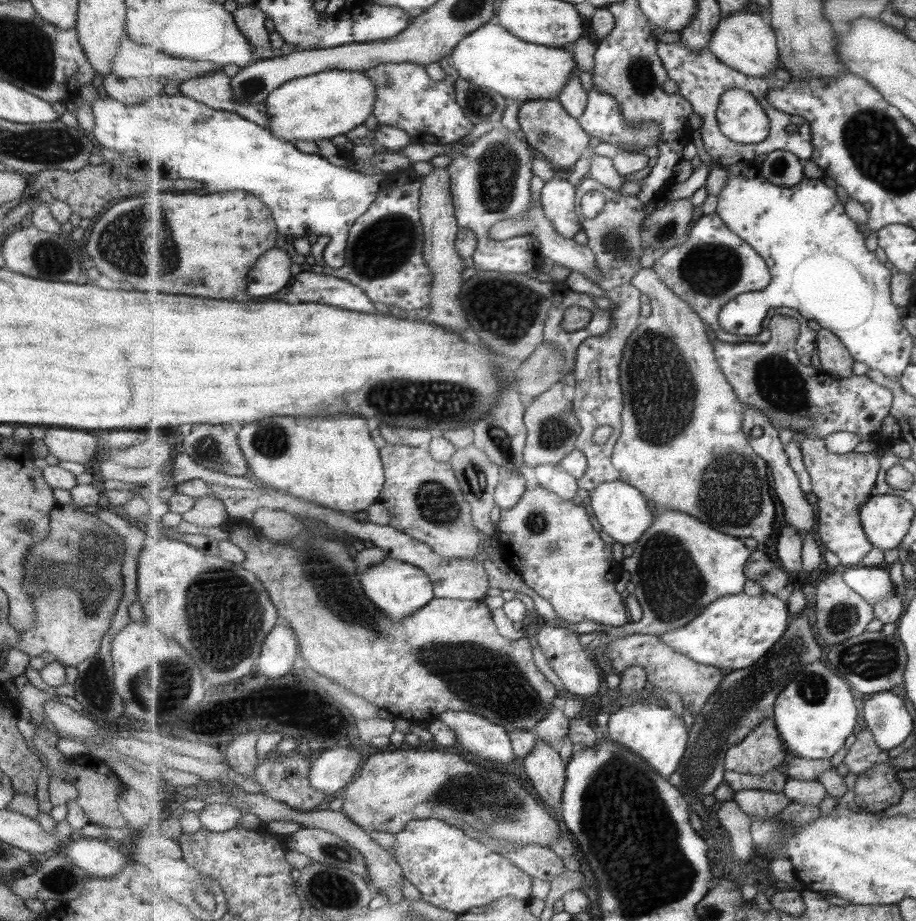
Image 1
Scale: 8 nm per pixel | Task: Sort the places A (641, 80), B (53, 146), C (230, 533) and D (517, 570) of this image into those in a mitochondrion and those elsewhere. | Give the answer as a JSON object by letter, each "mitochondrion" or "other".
{"A":"mitochondrion","B":"mitochondrion","C":"other","D":"other"}

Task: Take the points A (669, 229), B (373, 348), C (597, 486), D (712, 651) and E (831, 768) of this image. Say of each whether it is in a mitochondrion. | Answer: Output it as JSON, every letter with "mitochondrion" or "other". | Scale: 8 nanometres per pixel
{"A":"mitochondrion","B":"other","C":"other","D":"other","E":"other"}

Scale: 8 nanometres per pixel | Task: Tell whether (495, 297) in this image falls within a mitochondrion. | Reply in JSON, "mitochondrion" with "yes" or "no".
{"mitochondrion":"yes"}

